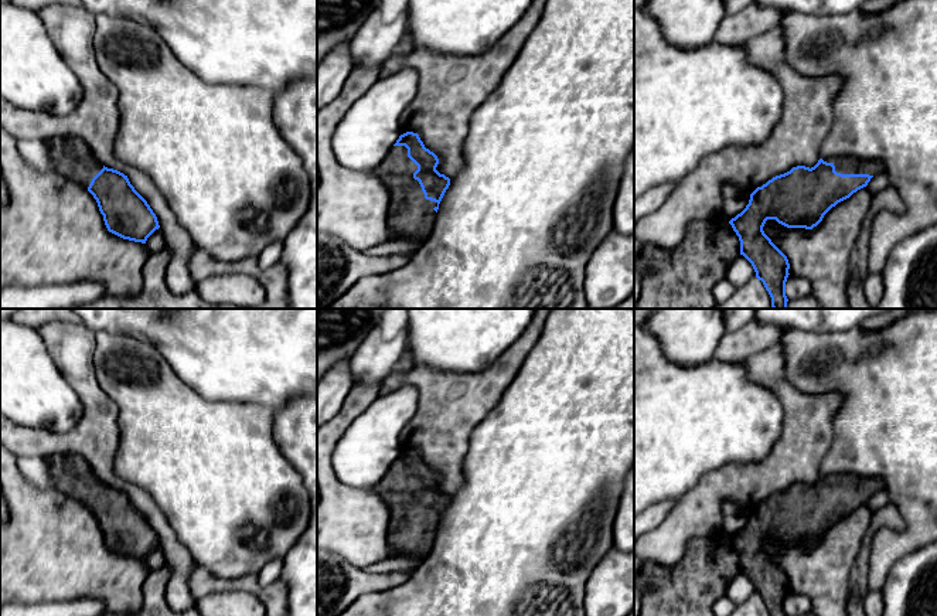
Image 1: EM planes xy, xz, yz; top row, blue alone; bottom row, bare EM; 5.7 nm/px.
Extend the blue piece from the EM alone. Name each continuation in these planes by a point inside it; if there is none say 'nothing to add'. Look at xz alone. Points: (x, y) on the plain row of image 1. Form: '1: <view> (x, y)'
1: xz (411, 533)

